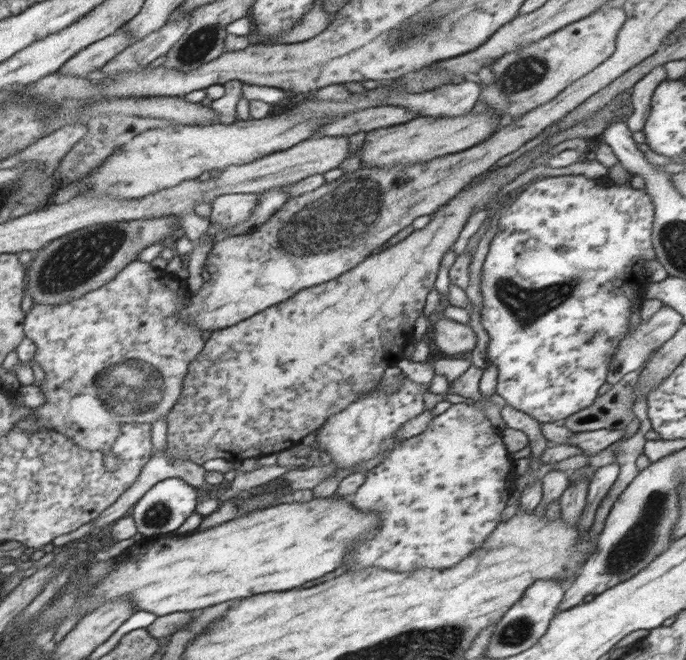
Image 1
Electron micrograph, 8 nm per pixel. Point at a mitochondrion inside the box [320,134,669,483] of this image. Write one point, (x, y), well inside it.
(525, 306)

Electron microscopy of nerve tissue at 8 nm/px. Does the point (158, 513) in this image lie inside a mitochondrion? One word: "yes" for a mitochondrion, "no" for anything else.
yes

